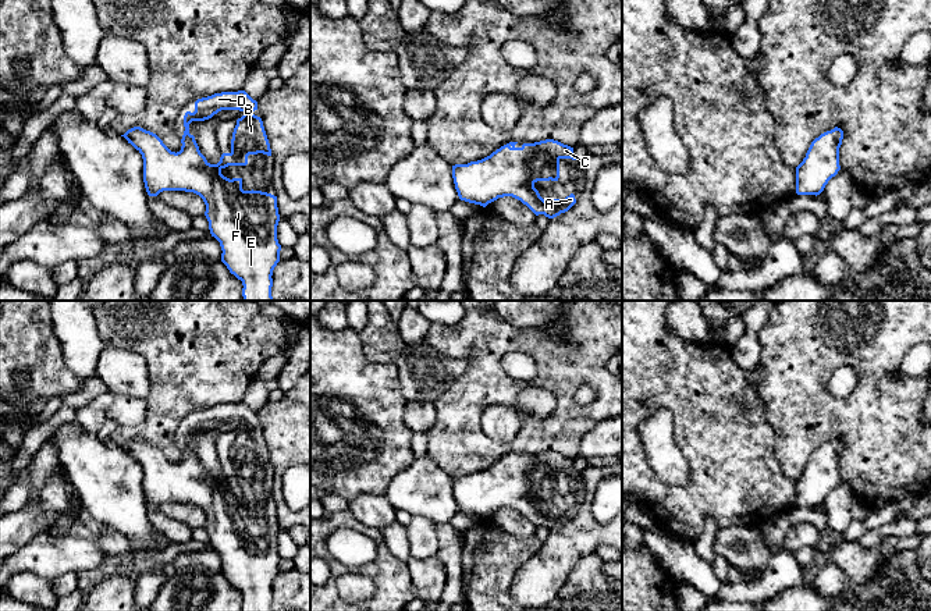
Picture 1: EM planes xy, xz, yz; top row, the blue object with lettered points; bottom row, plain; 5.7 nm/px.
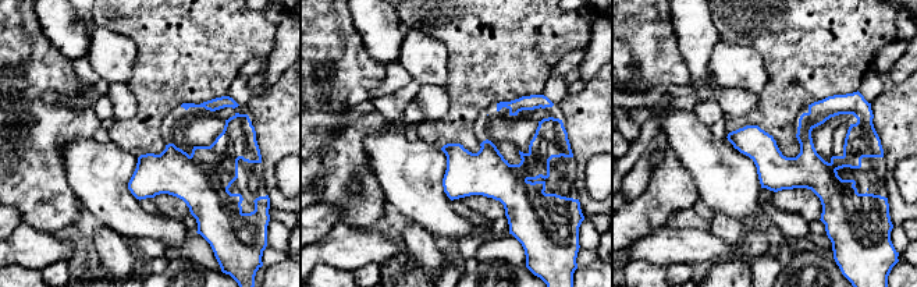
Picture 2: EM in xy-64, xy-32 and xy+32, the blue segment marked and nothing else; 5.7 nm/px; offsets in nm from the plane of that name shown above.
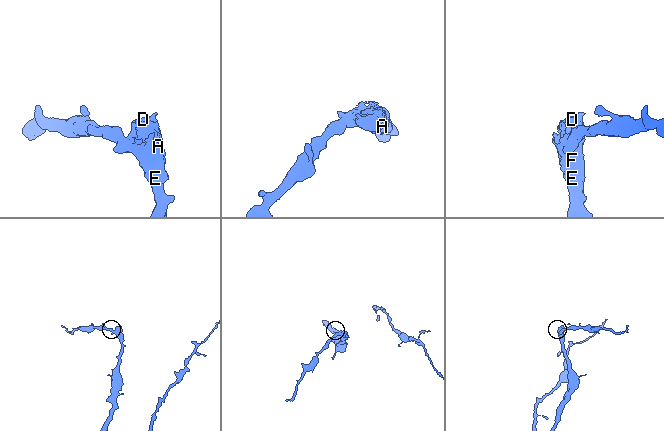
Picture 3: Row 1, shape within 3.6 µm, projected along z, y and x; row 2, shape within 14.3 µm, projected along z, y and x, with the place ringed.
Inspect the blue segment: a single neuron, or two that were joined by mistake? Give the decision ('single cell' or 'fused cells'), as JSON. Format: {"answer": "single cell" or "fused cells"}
{"answer": "single cell"}

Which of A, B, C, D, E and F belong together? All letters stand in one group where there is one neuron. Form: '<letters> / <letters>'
A B C D E F

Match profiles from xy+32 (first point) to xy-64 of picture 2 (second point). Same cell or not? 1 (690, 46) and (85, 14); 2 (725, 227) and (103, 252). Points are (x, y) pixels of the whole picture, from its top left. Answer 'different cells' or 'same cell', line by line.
1: different cells
2: same cell

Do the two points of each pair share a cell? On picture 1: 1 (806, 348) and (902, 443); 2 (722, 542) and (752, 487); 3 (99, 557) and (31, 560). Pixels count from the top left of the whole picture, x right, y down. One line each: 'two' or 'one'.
1: one
2: two
3: one

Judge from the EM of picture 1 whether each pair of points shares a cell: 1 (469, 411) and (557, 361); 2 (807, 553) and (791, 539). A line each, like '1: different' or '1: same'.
1: same
2: different

